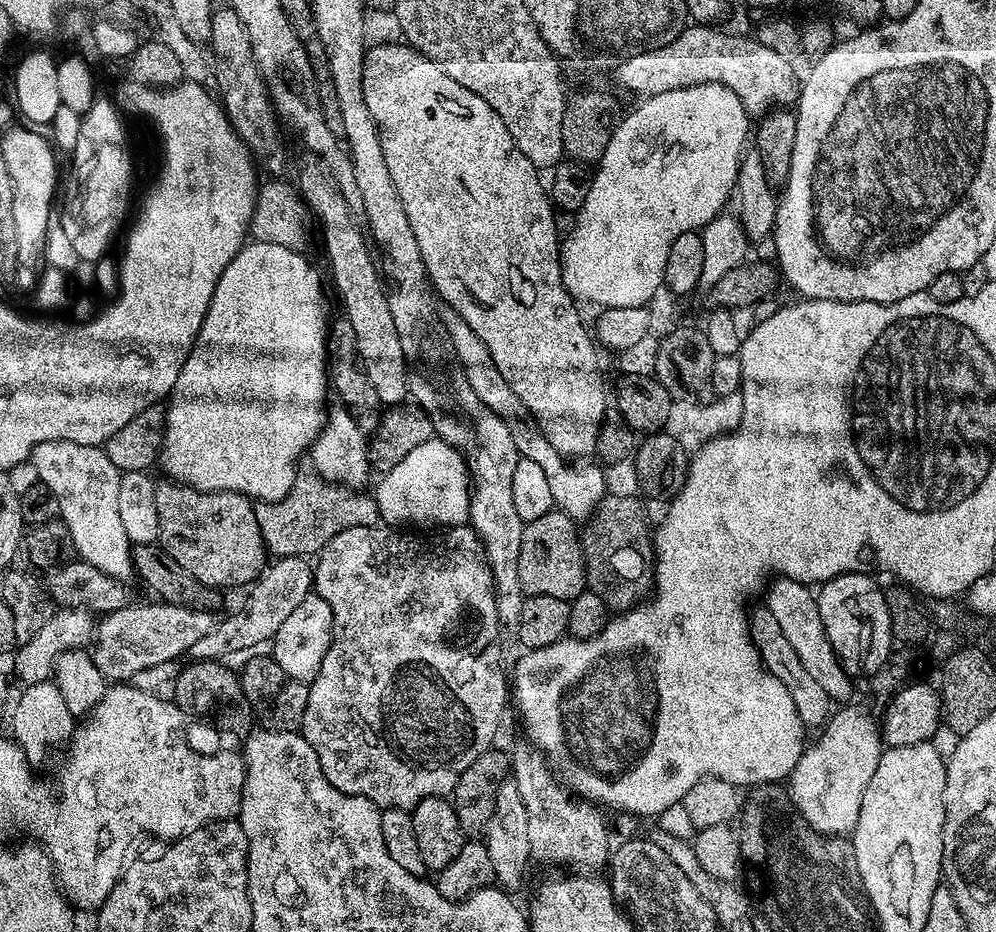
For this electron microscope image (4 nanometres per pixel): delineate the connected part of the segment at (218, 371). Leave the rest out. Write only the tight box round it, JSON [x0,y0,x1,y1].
[159,240,330,502]

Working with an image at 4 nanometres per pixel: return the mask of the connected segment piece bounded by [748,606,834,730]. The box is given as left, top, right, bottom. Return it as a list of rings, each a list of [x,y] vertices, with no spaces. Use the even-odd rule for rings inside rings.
[[[767,606],[751,609],[748,617],[748,633],[752,636],[752,645],[758,650],[760,663],[765,670],[774,678],[778,678],[778,682],[782,682],[786,690],[790,690],[790,698],[794,698],[794,710],[798,710],[798,718],[802,718],[802,722],[809,729],[819,729],[833,711],[834,701],[828,697],[826,690],[822,690],[822,685],[806,670],[806,666],[802,666],[794,646],[786,642],[786,634],[782,634],[774,614],[770,614]]]

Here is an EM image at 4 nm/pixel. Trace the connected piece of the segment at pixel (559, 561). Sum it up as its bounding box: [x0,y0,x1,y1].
[518,510,588,602]

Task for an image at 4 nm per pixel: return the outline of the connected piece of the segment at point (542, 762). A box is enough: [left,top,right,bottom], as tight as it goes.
[510,748,609,870]

